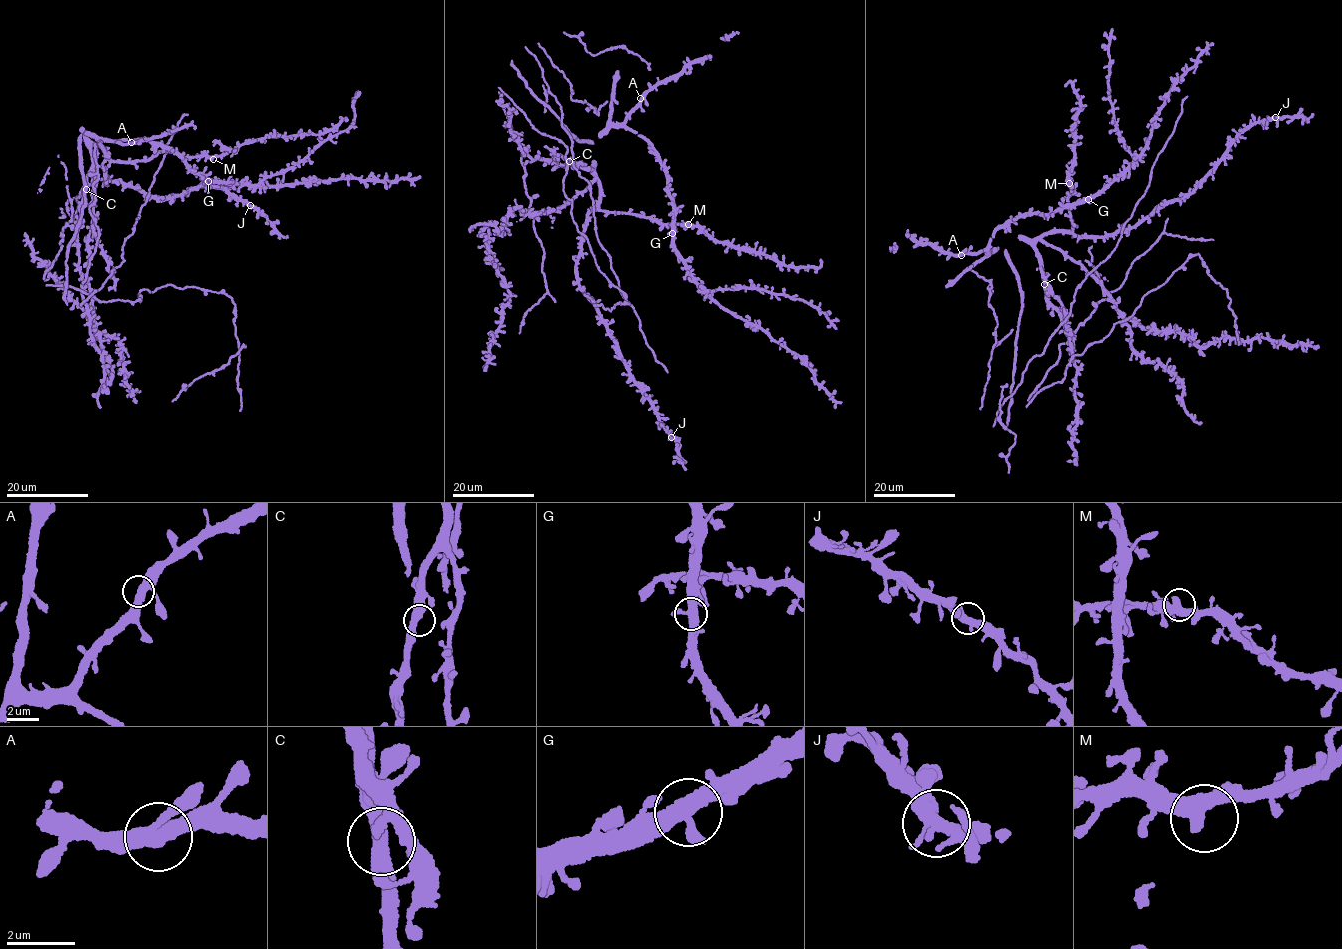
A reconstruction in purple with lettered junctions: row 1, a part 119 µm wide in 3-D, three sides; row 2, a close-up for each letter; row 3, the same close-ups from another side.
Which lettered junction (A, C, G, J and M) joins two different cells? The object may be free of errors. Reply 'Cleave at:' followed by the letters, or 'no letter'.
Cleave at: no letter

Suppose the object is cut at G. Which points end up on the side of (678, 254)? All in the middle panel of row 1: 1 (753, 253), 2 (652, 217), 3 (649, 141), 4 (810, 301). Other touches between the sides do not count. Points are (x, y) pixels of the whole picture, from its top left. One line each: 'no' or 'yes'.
1: no
2: no
3: yes
4: yes

